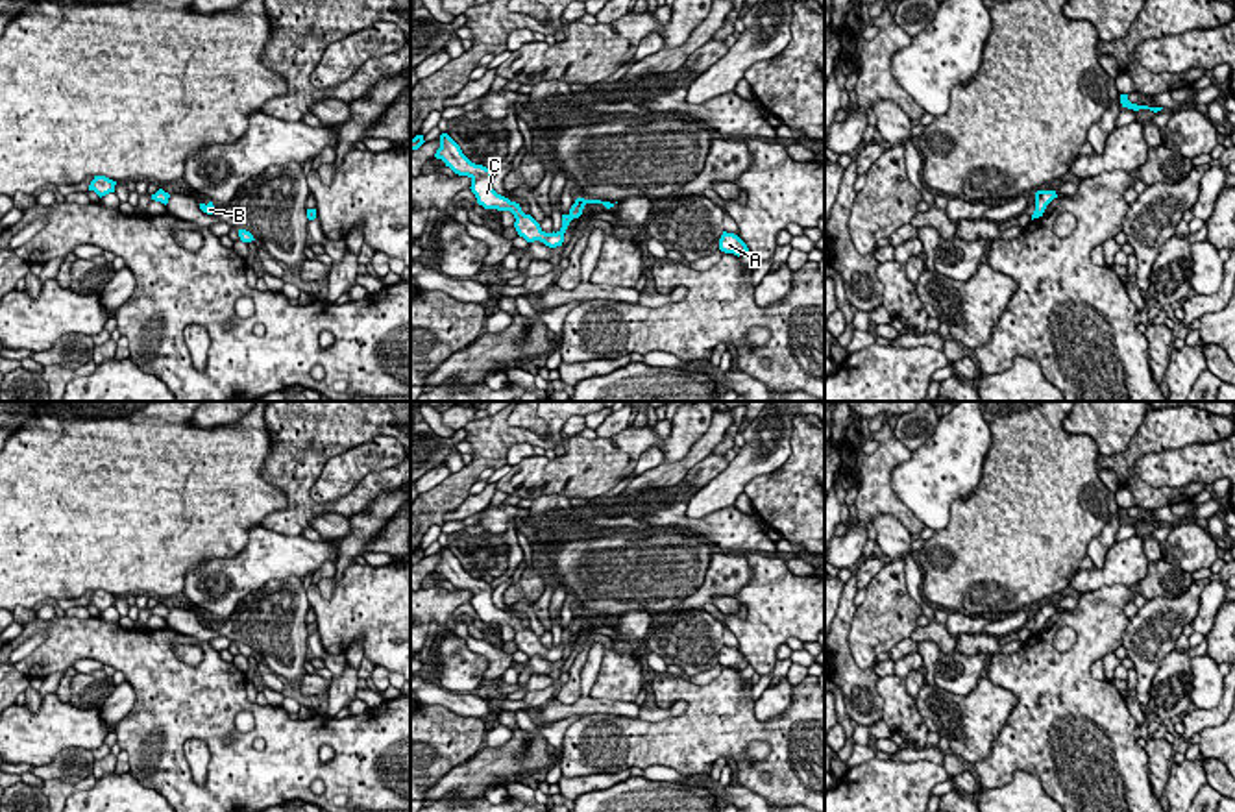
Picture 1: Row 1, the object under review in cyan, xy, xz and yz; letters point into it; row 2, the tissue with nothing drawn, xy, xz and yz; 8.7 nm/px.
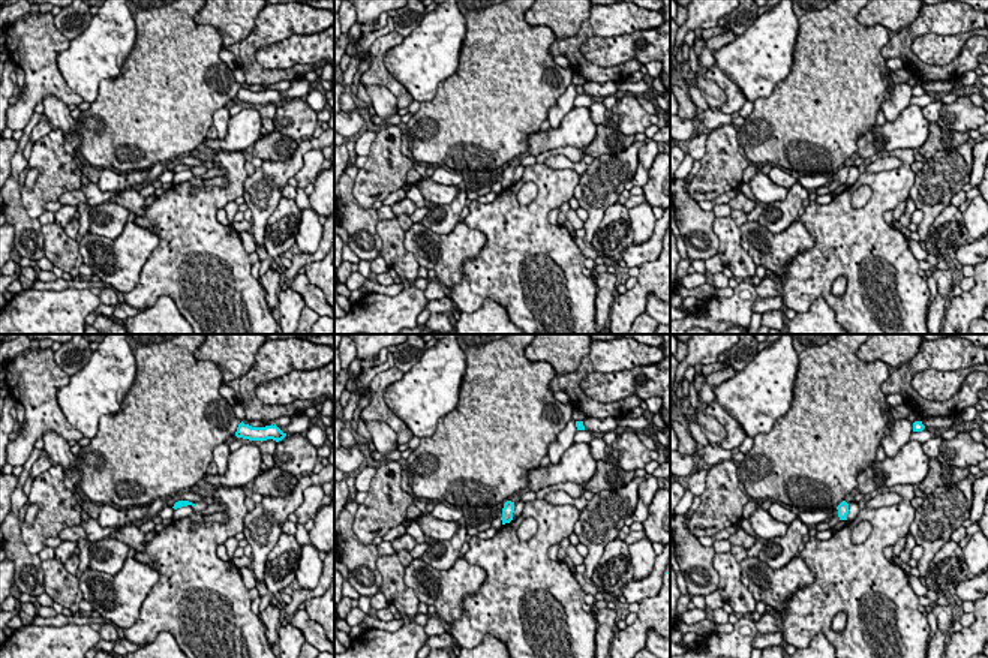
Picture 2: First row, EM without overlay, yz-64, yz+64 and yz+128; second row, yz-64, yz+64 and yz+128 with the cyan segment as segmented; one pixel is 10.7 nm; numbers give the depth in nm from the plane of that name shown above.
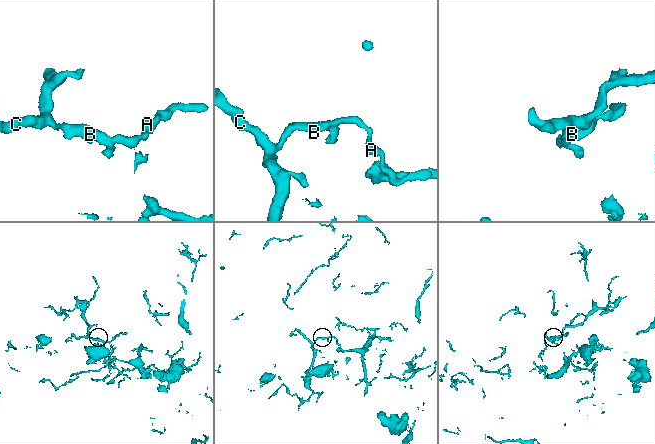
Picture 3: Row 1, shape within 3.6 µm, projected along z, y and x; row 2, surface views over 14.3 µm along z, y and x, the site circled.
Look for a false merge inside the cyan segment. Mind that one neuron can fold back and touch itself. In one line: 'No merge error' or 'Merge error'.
Merge error

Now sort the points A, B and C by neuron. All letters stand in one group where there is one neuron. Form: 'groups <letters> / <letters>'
groups A B / C

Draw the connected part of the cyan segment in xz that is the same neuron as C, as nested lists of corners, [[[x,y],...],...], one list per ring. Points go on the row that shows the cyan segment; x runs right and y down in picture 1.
[[[447,133],[440,135],[440,148],[436,150],[434,157],[442,159],[455,174],[468,176],[471,179],[470,189],[475,194],[479,205],[484,209],[510,211],[516,218],[514,228],[518,235],[527,242],[540,240],[549,248],[562,246],[564,233],[569,222],[575,218],[575,213],[562,215],[562,228],[556,233],[545,233],[531,215],[521,211],[520,203],[510,202],[492,189],[492,170],[471,163]]]

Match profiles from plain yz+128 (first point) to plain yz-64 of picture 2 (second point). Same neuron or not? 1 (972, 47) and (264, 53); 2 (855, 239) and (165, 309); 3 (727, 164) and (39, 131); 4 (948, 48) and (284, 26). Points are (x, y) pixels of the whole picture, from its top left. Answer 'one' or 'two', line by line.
1: two
2: two
3: two
4: two

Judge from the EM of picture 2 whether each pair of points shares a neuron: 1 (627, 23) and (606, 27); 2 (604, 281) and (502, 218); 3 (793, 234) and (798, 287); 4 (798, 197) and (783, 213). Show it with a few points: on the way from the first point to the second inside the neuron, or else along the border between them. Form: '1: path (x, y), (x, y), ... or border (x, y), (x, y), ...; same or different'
1: path (622, 23), (610, 23); same
2: border (594, 282), (595, 318); different
3: border (801, 221), (814, 245), (801, 251), (780, 278); different
4: path (793, 201), (787, 209); same

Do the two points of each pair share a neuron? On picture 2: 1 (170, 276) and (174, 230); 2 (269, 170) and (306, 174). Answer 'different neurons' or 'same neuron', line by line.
1: same neuron
2: different neurons

